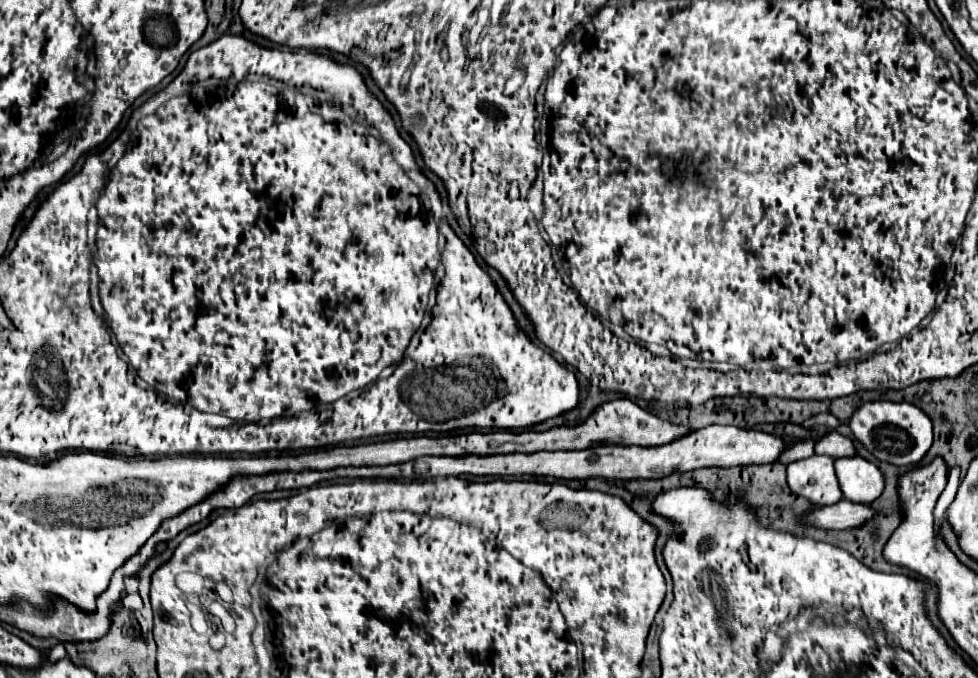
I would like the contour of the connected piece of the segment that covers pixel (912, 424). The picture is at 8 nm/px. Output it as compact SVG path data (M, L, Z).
M889 400L867 402L855 410L855 414L849 420L849 426L855 438L875 458L895 466L917 464L927 454L933 442L933 424L929 416L921 412L917 406L911 406L909 402L889 402Z

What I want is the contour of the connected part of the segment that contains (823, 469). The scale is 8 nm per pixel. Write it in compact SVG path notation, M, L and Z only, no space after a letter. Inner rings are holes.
M813 454L811 458L791 462L787 466L787 482L795 494L805 496L815 506L837 504L843 496L829 456Z

